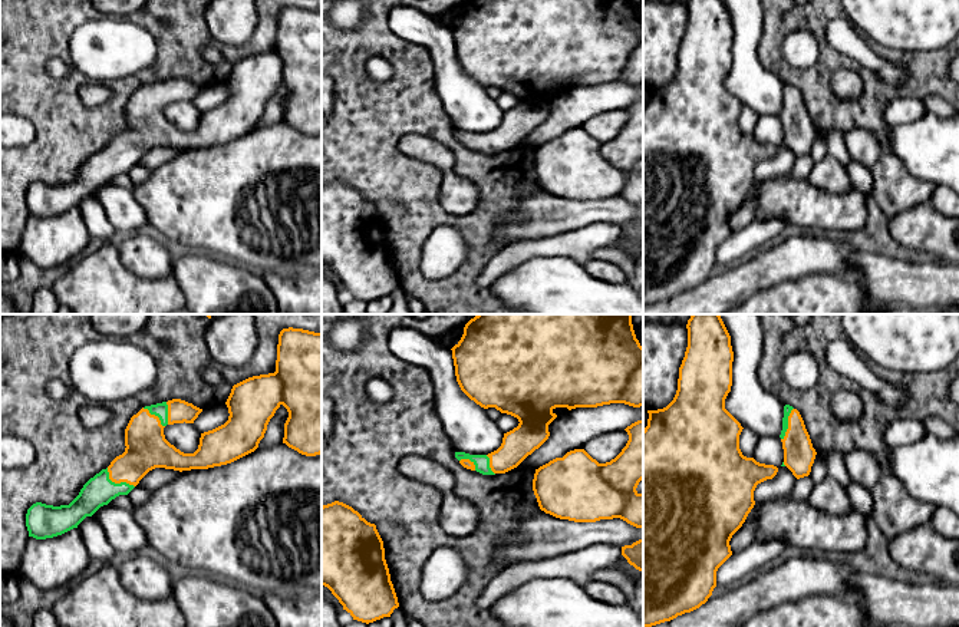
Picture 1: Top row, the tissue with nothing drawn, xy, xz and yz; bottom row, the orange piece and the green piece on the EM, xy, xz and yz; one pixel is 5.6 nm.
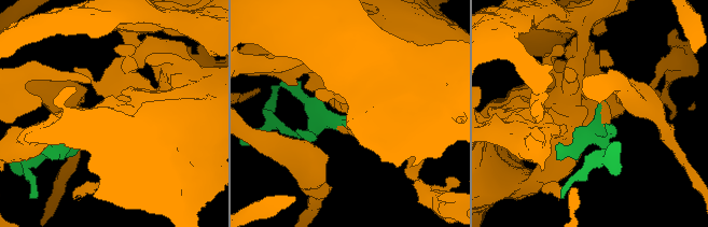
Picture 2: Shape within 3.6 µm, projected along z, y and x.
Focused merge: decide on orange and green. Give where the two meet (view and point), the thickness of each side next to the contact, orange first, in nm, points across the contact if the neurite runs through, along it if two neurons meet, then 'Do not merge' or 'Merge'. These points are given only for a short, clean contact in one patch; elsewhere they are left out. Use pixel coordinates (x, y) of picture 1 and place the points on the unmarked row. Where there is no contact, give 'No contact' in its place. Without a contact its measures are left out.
Touches orange at xy (117, 161). Thickness 220 nm (orange) against 170 nm. Merge

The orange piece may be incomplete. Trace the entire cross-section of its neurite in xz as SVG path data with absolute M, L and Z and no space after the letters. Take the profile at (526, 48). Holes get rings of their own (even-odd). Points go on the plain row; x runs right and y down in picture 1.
M468 0L464 6L461 19L451 27L455 44L455 55L461 69L484 88L495 86L501 92L518 98L518 105L504 112L501 125L488 133L469 133L455 131L459 142L482 154L505 152L517 146L528 133L538 128L550 115L548 103L557 96L556 86L597 86L610 82L624 82L633 86L643 85L643 26L636 17L632 0Z

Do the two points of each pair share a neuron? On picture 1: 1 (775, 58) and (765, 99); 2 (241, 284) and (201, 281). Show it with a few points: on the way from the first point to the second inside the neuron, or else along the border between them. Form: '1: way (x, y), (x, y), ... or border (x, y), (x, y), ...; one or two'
1: border (758, 42), (758, 60), (784, 83); two
2: way (231, 284), (211, 284); one

